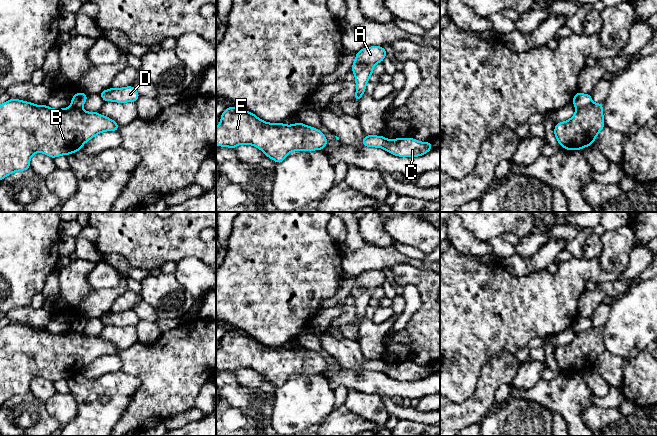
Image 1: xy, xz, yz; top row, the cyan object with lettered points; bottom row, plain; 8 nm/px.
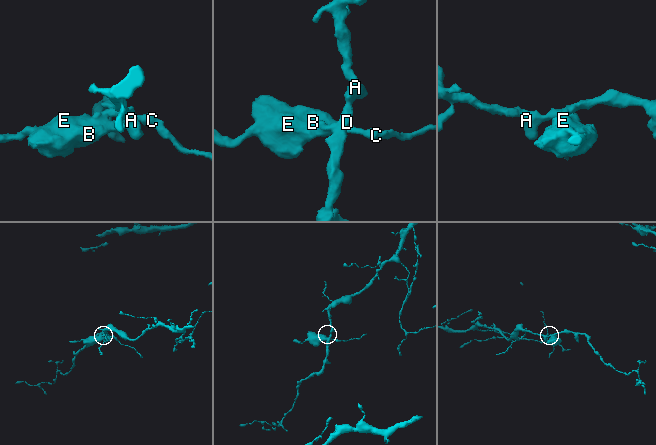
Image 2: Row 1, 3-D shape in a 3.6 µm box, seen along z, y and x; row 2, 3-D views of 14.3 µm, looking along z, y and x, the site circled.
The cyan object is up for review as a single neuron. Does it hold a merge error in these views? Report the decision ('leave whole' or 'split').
split

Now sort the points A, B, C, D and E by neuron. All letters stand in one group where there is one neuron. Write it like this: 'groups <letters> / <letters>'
groups A D / B C E

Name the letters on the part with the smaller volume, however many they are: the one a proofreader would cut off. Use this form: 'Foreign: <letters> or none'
Foreign: B, C, E

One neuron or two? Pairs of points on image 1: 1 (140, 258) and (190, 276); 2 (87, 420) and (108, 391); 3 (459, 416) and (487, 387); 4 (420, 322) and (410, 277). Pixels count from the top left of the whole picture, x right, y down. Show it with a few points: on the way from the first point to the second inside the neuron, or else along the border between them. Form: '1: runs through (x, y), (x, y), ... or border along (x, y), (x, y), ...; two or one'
1: border along (199, 259), (193, 256), (184, 256), (176, 261); two
2: runs through (94, 413), (105, 398); one
3: runs through (466, 410), (482, 394); one
4: runs through (427, 310), (427, 291), (422, 286); one

